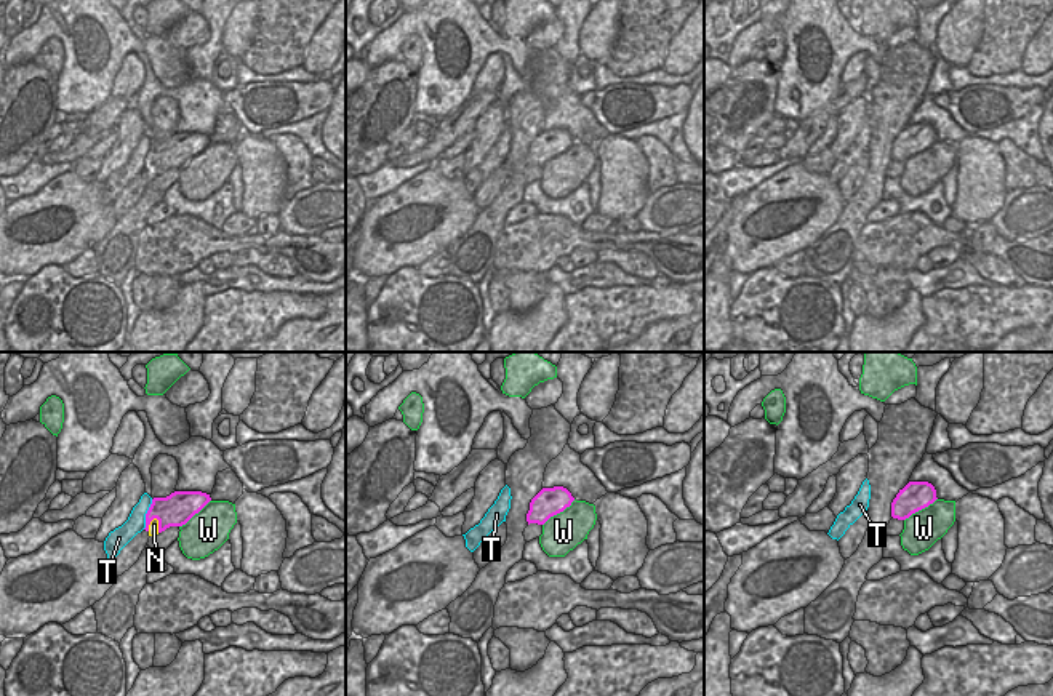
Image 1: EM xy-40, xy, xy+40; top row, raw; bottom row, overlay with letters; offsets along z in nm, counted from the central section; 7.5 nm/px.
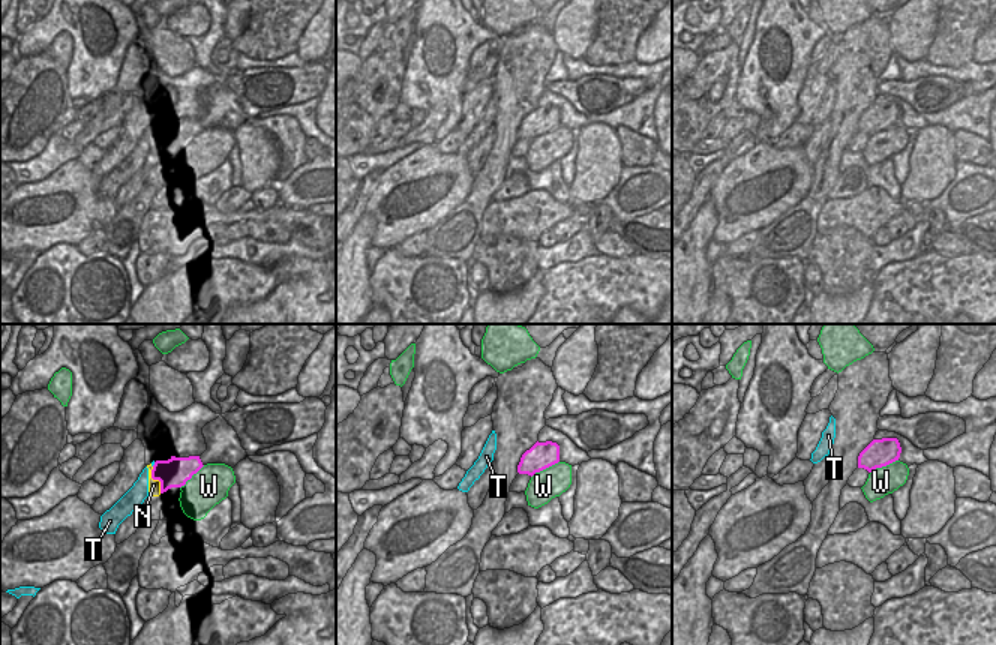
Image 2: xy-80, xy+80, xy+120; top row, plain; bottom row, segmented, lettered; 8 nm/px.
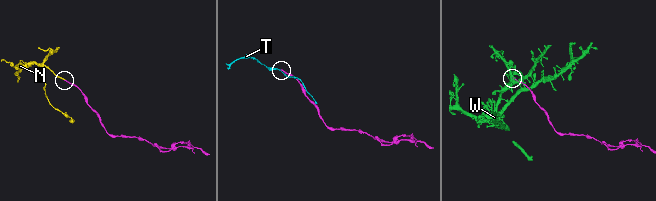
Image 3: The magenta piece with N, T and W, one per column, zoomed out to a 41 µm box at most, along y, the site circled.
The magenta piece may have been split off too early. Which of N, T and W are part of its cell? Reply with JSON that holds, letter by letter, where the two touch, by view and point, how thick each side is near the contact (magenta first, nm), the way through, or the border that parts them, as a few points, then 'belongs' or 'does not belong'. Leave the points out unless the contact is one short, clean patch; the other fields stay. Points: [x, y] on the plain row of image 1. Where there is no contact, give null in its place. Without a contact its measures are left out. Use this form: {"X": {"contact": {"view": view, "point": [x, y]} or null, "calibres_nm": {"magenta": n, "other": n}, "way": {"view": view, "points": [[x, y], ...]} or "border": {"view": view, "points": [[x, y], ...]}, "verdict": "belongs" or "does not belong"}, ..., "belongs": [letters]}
{"N": {"contact": {"view": "xy-40", "point": [159, 167]}, "calibres_nm": {"magenta": 240, "other": 70}, "way": {"view": "xy-40", "points": [[176, 151], [159, 167], [154, 167]]}, "verdict": "belongs"}, "T": {"contact": {"view": "xy-40", "point": [146, 156]}, "calibres_nm": {"magenta": 240, "other": 140}, "border": {"view": "xy-40", "points": [[152, 141], [143, 170]]}, "verdict": "does not belong"}, "W": {"contact": {"view": "xy", "point": [559, 154]}, "calibres_nm": {"magenta": 220, "other": 280}, "verdict": "does not belong"}, "belongs": ["N"]}

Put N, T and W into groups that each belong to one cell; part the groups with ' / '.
N / T / W

